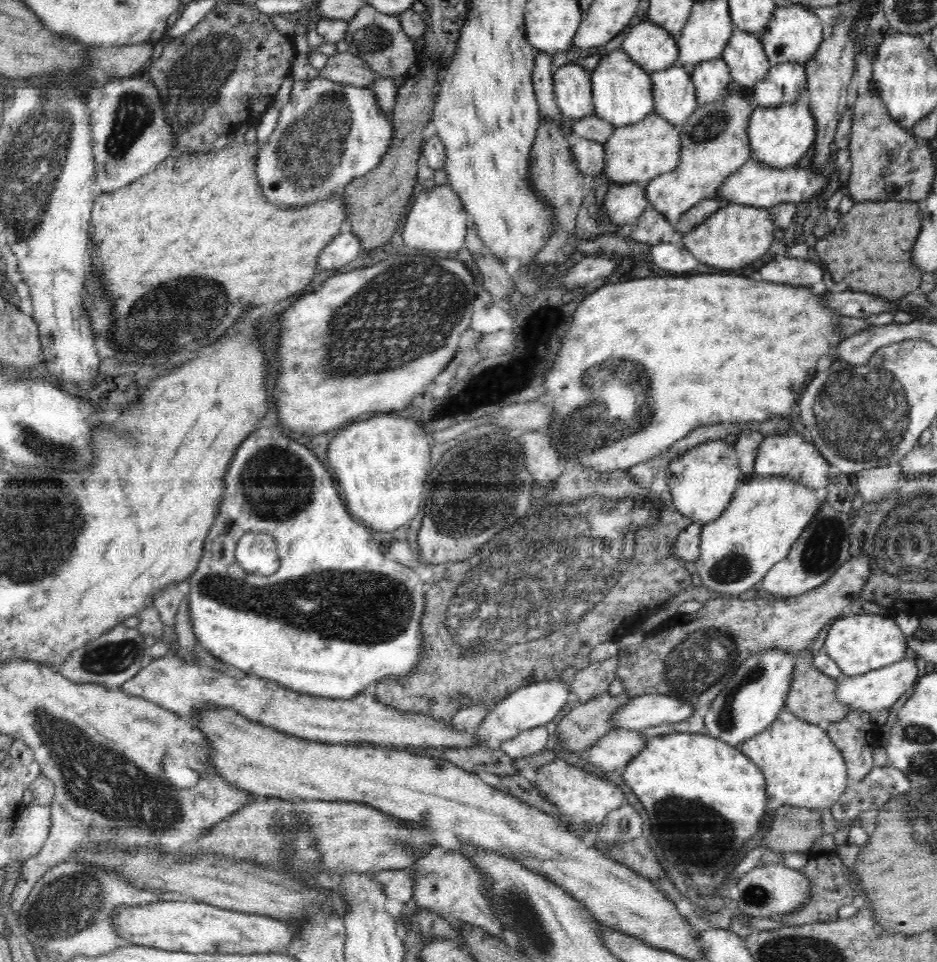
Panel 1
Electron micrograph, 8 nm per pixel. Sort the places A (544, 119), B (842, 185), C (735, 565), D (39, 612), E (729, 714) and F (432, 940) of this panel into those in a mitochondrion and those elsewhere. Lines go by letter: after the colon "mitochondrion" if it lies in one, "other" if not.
A: other
B: other
C: mitochondrion
D: other
E: mitochondrion
F: other

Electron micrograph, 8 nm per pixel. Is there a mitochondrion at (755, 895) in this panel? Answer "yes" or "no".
yes

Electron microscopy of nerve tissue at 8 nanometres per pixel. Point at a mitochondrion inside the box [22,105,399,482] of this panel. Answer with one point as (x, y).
(174, 315)

